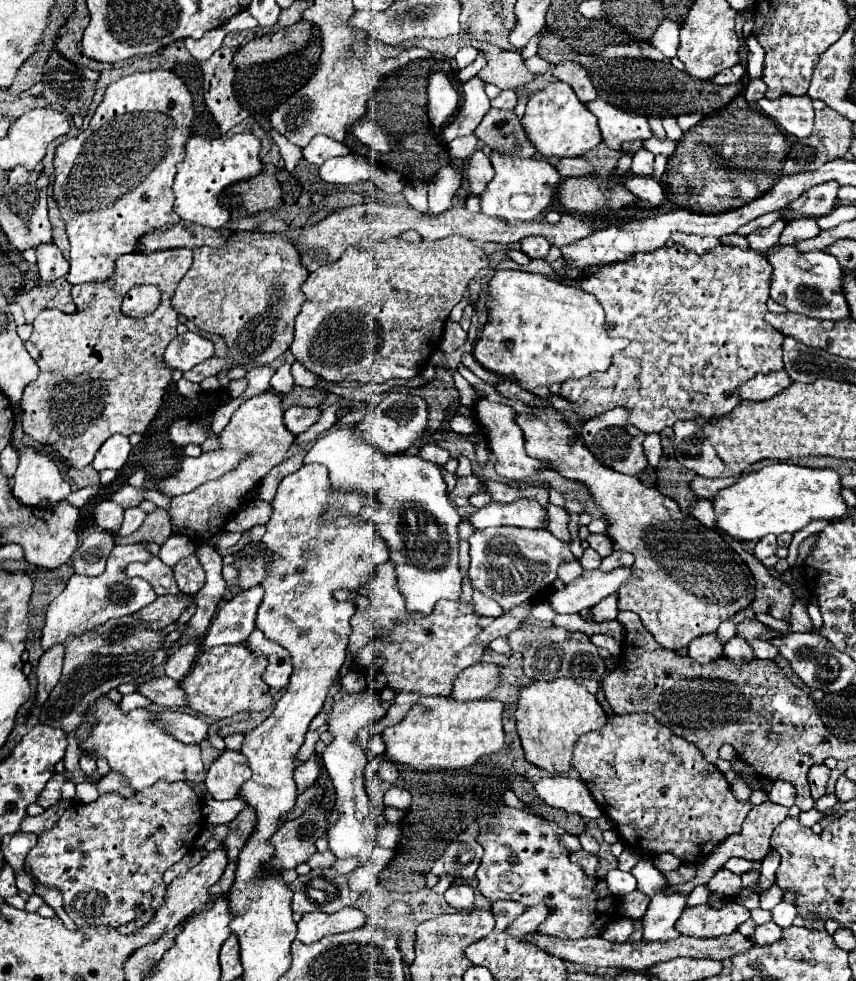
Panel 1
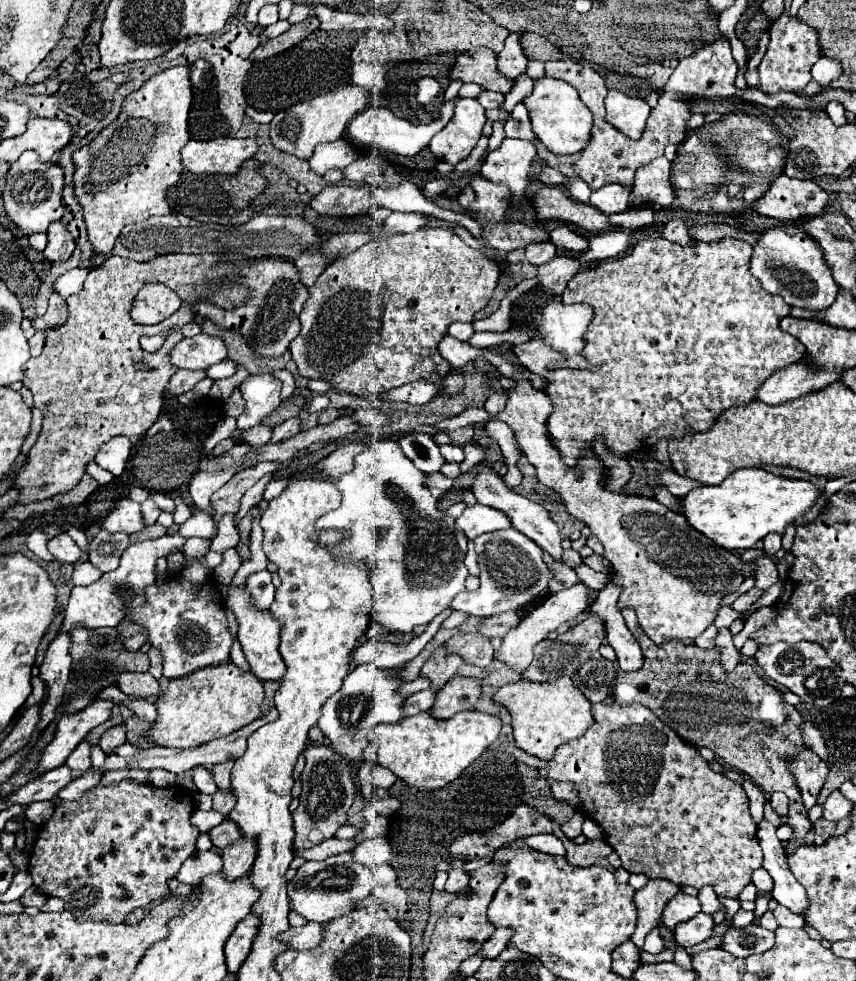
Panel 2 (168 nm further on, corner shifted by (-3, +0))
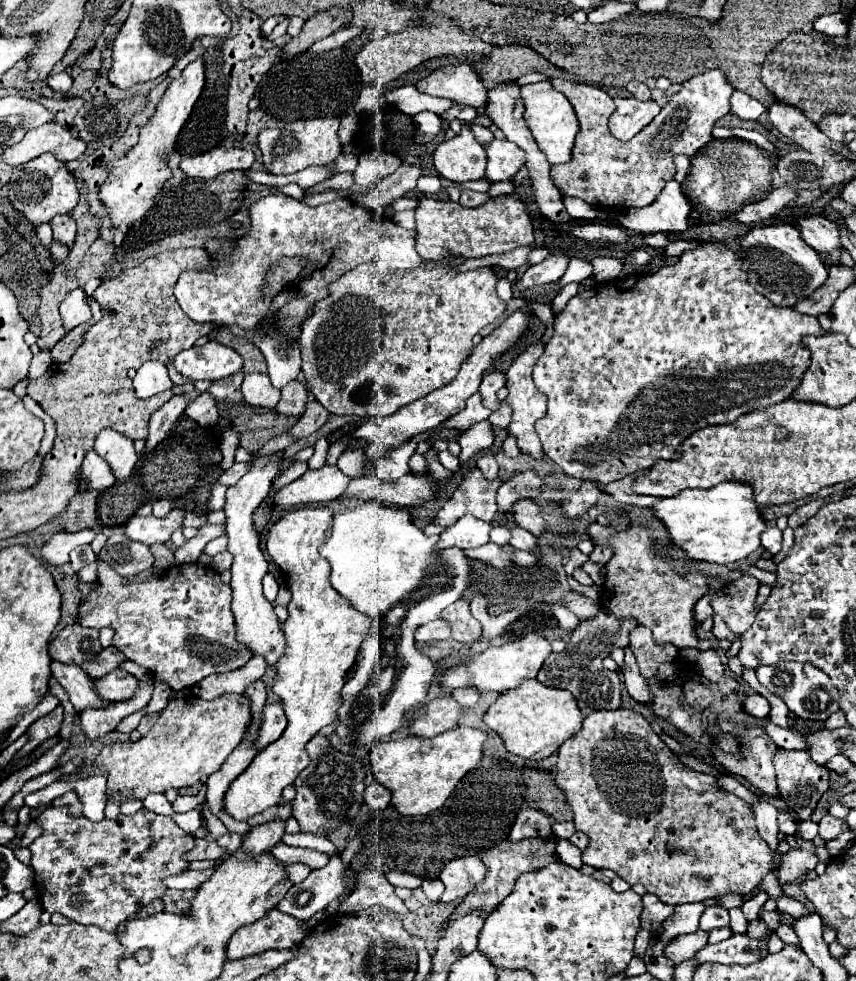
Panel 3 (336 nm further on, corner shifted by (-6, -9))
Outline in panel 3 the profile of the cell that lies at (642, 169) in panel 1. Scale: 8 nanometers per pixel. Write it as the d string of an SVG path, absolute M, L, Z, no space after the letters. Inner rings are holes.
M671 178L663 192L647 208L629 208L617 218L621 226L633 232L655 234L655 232L685 232L691 204L685 198L681 184Z

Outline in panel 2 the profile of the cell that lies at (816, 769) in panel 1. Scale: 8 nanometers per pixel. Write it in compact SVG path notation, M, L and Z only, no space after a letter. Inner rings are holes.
M800 749L794 755L794 761L788 763L788 771L796 779L804 807L810 809L812 805L816 805L818 793L828 777L828 765L814 751Z

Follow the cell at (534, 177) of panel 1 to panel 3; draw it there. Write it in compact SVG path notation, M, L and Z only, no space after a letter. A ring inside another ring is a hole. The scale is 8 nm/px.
M493 140L487 148L487 180L511 180L525 166L525 152L509 140Z

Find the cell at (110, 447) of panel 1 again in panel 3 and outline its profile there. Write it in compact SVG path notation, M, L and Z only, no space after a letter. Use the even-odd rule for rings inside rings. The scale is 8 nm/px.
M103 430L97 436L93 450L109 464L117 482L129 478L129 474L139 458L133 448L133 440L119 432L113 432L113 430Z

